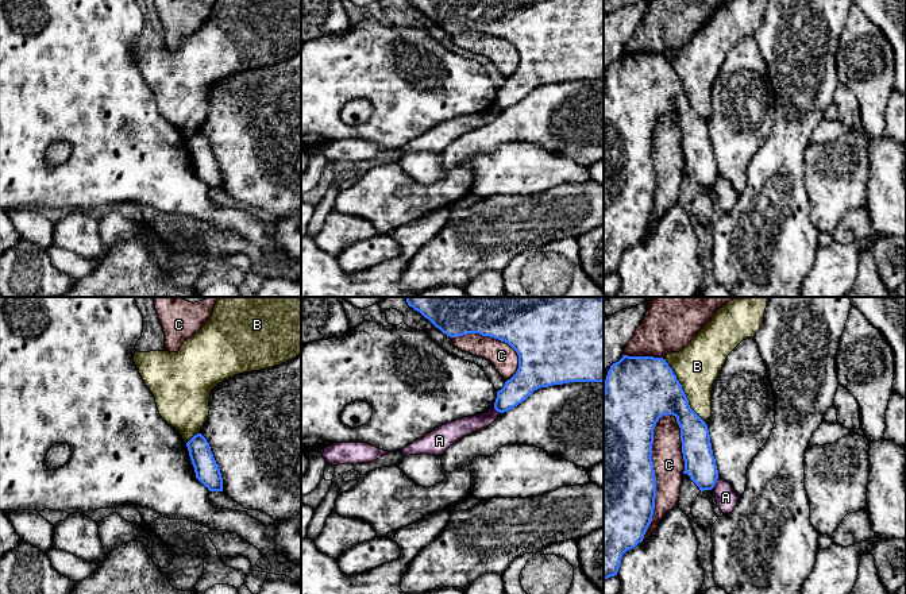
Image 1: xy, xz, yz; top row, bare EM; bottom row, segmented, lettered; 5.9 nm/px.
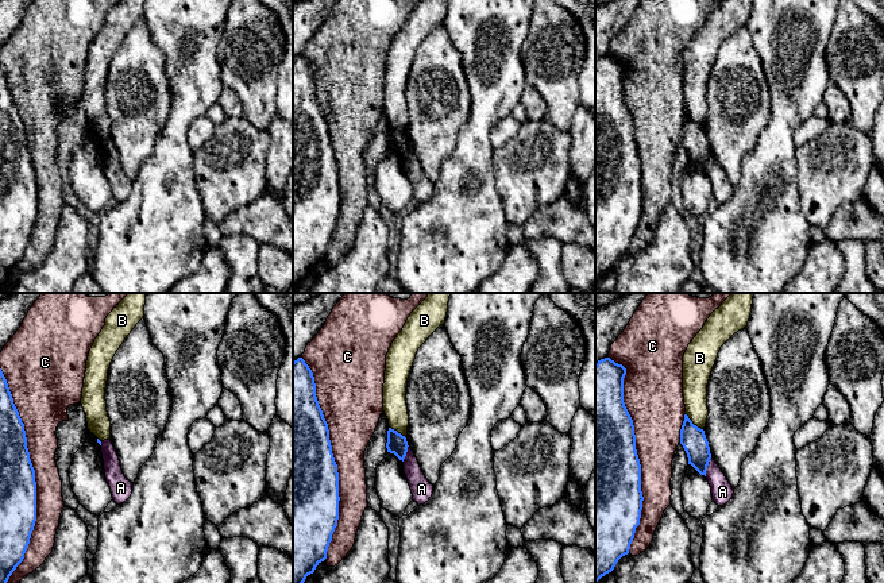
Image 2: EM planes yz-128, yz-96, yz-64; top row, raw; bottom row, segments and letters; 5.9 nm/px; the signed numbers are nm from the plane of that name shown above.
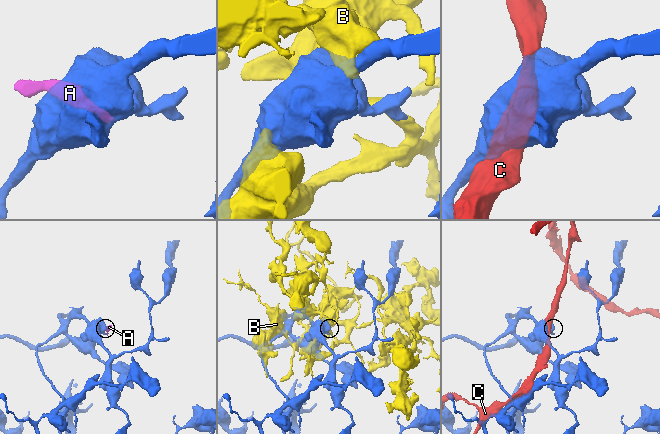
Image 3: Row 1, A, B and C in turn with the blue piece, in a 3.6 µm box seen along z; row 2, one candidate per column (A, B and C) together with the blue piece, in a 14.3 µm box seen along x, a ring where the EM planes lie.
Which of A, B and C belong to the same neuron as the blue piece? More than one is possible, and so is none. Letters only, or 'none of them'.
none of them

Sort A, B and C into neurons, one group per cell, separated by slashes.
A B / C

